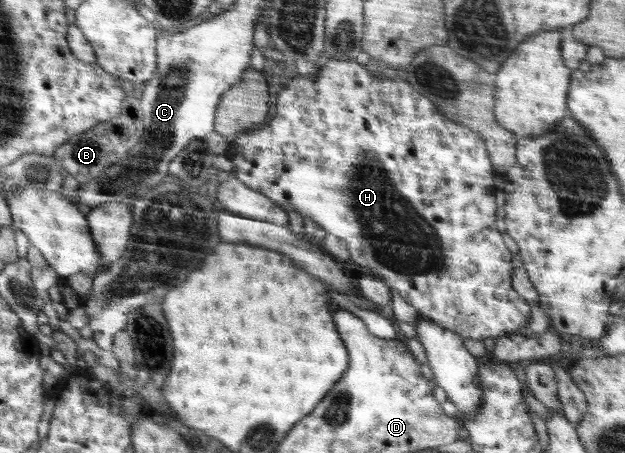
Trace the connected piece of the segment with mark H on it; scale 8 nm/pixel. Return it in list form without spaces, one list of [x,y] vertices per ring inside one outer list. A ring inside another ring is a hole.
[[[355,56],[342,59],[329,58],[329,61],[322,70],[318,70],[316,73],[306,75],[297,73],[288,75],[288,82],[277,97],[276,115],[274,115],[272,121],[268,124],[262,124],[259,127],[248,128],[248,130],[244,130],[244,132],[238,132],[234,142],[231,142],[230,150],[227,152],[227,155],[234,164],[233,167],[236,167],[231,173],[232,175],[238,178],[244,185],[250,187],[250,189],[259,191],[262,195],[271,199],[278,207],[282,207],[284,211],[294,211],[294,213],[298,213],[303,219],[310,219],[310,221],[318,223],[327,234],[330,233],[343,239],[347,243],[347,248],[351,257],[350,260],[354,261],[354,263],[358,263],[358,265],[362,265],[366,271],[376,273],[377,277],[382,278],[391,288],[396,289],[398,295],[400,295],[404,301],[408,302],[412,307],[415,307],[420,316],[432,320],[433,323],[440,325],[440,327],[445,328],[446,330],[454,331],[454,333],[460,335],[462,338],[477,339],[477,341],[482,341],[485,338],[502,338],[508,336],[510,333],[530,334],[527,320],[531,313],[530,308],[532,305],[512,287],[511,279],[515,269],[511,264],[512,253],[506,248],[506,245],[502,240],[502,225],[498,222],[495,214],[497,209],[495,193],[501,186],[501,180],[494,173],[494,167],[492,167],[492,162],[490,162],[490,158],[488,157],[488,150],[486,149],[484,138],[482,138],[478,132],[472,131],[469,127],[455,121],[450,121],[450,119],[446,119],[440,111],[436,111],[436,107],[430,103],[430,99],[418,95],[418,91],[414,91],[414,89],[410,87],[408,81],[404,81],[404,79],[388,79],[388,77],[382,75],[382,73],[371,72],[367,66],[358,63]]]

